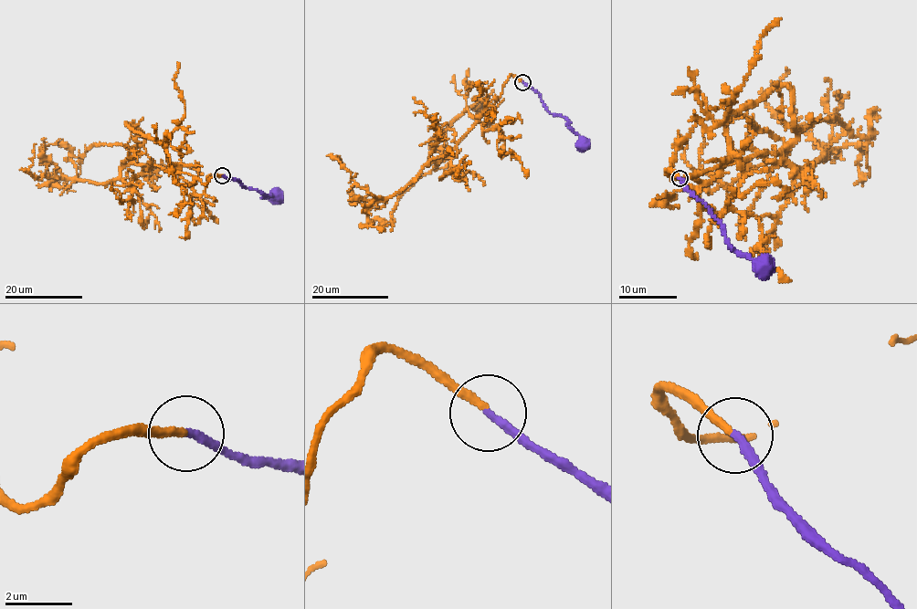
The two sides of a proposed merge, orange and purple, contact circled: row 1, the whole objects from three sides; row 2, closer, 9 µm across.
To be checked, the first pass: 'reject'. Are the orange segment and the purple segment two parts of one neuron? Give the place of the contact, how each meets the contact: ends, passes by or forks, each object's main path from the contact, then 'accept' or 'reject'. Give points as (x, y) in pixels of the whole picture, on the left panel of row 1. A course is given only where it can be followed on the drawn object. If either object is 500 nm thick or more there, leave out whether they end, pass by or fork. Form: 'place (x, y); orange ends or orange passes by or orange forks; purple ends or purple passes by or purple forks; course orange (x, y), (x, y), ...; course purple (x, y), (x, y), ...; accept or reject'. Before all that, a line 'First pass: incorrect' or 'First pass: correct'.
First pass: correct
place (222, 175); orange ends; purple ends; course orange (222, 175), (204, 184), (194, 176), (131, 162), (105, 183), (40, 180), (28, 169), (36, 144); course purple (222, 175), (235, 179), (247, 188), (257, 190), (265, 197), (271, 194), (276, 197); reject

